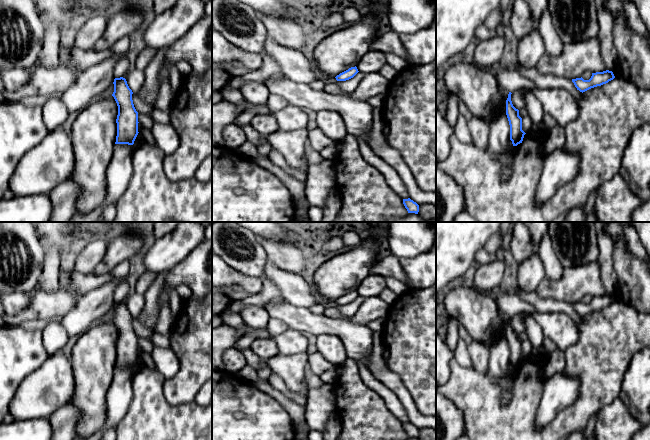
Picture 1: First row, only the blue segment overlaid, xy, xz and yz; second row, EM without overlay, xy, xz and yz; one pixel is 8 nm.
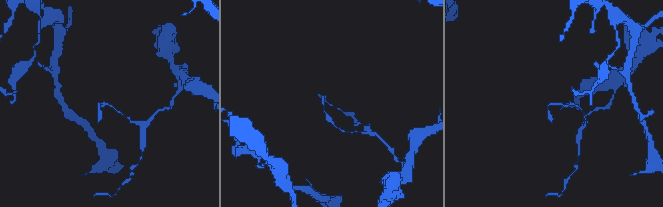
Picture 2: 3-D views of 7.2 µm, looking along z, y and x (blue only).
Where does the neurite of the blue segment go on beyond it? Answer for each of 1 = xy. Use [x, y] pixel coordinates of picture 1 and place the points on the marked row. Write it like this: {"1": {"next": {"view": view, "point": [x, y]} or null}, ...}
{"1": {"next": null}}

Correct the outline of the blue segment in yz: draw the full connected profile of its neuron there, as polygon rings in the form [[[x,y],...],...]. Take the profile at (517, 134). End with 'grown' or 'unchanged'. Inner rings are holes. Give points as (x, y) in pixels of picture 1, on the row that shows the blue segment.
[[[509,92],[506,100],[506,115],[510,125],[510,140],[513,146],[517,146],[522,143],[526,133],[522,130],[522,118],[519,116],[519,110],[512,104],[511,94]]]; unchanged

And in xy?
[[[125,78],[114,79],[114,97],[118,106],[117,136],[115,144],[133,145],[138,135],[138,112],[136,111],[133,100],[132,90],[129,88]]]; unchanged

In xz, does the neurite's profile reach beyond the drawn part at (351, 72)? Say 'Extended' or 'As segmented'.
As segmented

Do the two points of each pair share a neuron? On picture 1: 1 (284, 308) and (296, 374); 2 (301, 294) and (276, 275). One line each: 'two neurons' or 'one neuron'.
1: two neurons
2: one neuron

